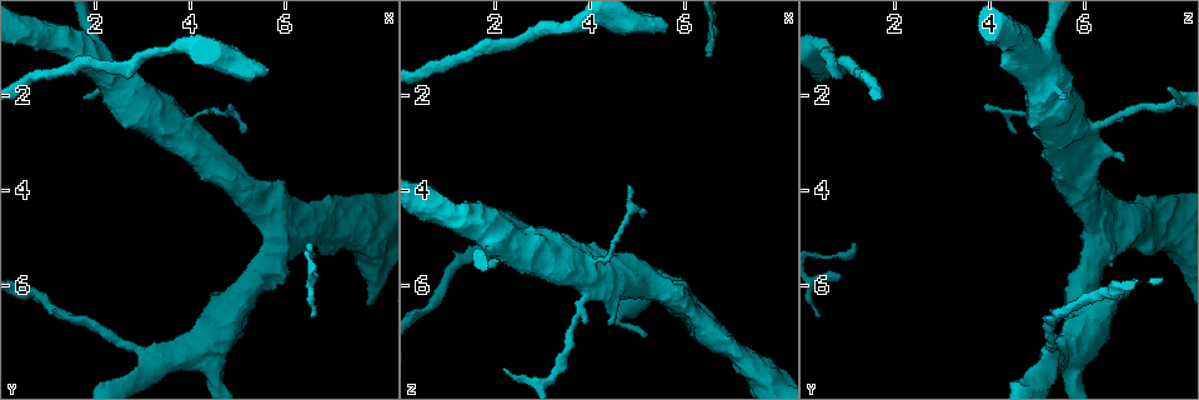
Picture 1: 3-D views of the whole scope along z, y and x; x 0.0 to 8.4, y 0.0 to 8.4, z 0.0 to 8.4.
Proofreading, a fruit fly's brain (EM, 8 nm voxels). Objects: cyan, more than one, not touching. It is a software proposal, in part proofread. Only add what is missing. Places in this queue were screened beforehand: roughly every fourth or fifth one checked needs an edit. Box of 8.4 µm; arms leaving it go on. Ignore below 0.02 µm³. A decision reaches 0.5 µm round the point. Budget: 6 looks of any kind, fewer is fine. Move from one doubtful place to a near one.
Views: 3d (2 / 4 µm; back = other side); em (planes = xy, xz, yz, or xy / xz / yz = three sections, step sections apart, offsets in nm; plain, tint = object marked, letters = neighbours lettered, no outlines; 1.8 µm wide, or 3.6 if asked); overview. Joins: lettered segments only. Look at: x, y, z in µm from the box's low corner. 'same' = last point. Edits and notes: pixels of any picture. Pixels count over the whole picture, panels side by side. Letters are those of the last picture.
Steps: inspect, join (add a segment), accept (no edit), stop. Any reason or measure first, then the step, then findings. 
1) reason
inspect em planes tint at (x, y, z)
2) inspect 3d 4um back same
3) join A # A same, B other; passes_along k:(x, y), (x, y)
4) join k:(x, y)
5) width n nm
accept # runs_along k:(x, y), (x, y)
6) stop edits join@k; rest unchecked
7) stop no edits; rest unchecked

thick end
inspect 3d 4um at (5.60, 1.45, 0.70)

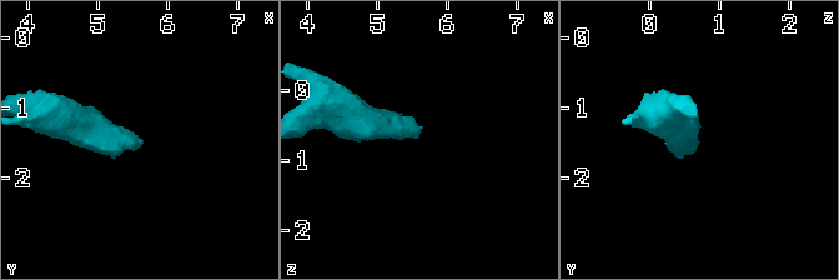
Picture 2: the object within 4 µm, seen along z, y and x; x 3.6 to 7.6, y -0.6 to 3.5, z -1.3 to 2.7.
inspect em 3.6um xz step 8 letters at (5.60, 1.50, 0.70)

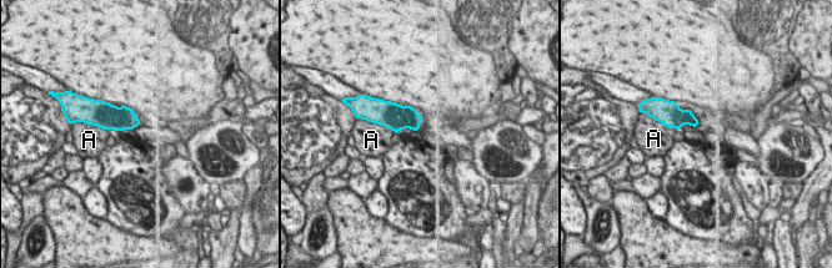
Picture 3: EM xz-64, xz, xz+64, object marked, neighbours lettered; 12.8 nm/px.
another direction
inspect em 3.6um planes letters same

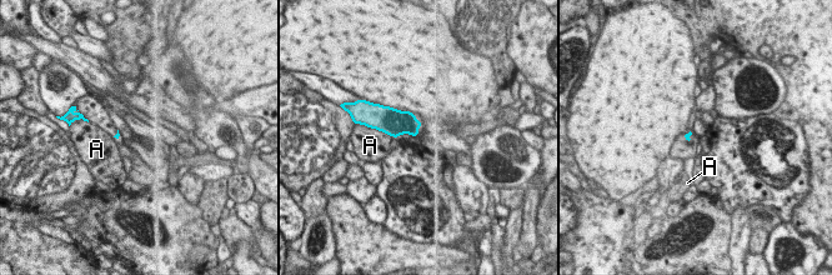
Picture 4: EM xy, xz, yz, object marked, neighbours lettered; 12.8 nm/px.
accept # A other; border 4:(376, 129), (394, 136); none of them fits

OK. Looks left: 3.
free end
inspect em planes plain at (4.40, 3.40, 6.85)

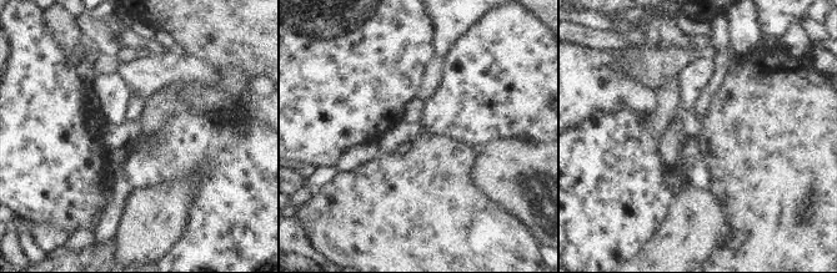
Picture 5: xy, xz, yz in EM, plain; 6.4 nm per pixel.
inspect em planes letters same

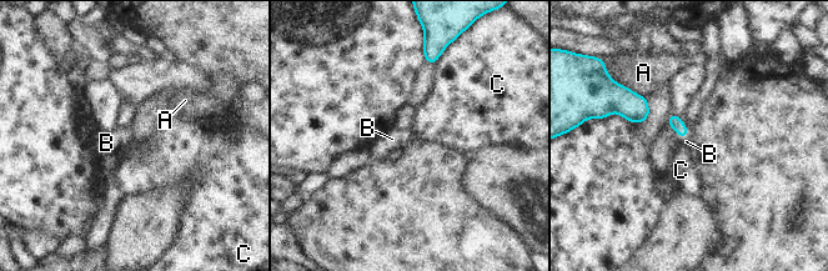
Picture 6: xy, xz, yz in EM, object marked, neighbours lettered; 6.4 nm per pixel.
longest_contact A 180 nm
join B # A other, B same, C other; the cell continues

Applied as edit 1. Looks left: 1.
stop edits join@6; rest unchecked

